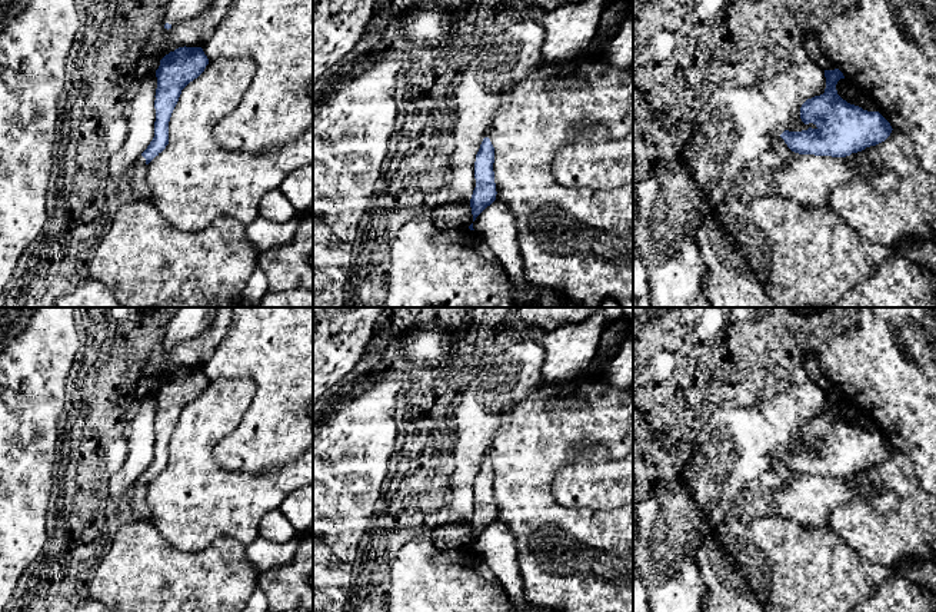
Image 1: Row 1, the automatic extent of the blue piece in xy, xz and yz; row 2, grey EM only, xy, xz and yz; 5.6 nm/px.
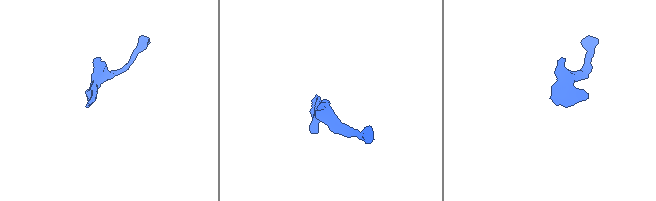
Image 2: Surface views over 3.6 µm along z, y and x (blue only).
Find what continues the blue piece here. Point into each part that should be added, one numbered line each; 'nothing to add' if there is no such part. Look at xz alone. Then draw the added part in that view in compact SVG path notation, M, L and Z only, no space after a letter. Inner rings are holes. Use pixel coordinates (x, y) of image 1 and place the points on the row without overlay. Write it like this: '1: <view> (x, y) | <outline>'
nothing to add

